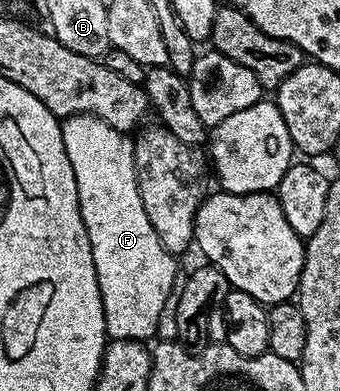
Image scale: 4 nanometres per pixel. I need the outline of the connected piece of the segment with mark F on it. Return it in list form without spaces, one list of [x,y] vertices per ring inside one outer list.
[[[89,113],[63,118],[60,130],[70,167],[74,167],[80,214],[94,255],[108,336],[113,341],[147,342],[148,337],[157,336],[160,316],[167,305],[169,308],[177,284],[177,258],[162,247],[146,217],[146,207],[142,207],[133,138]]]

